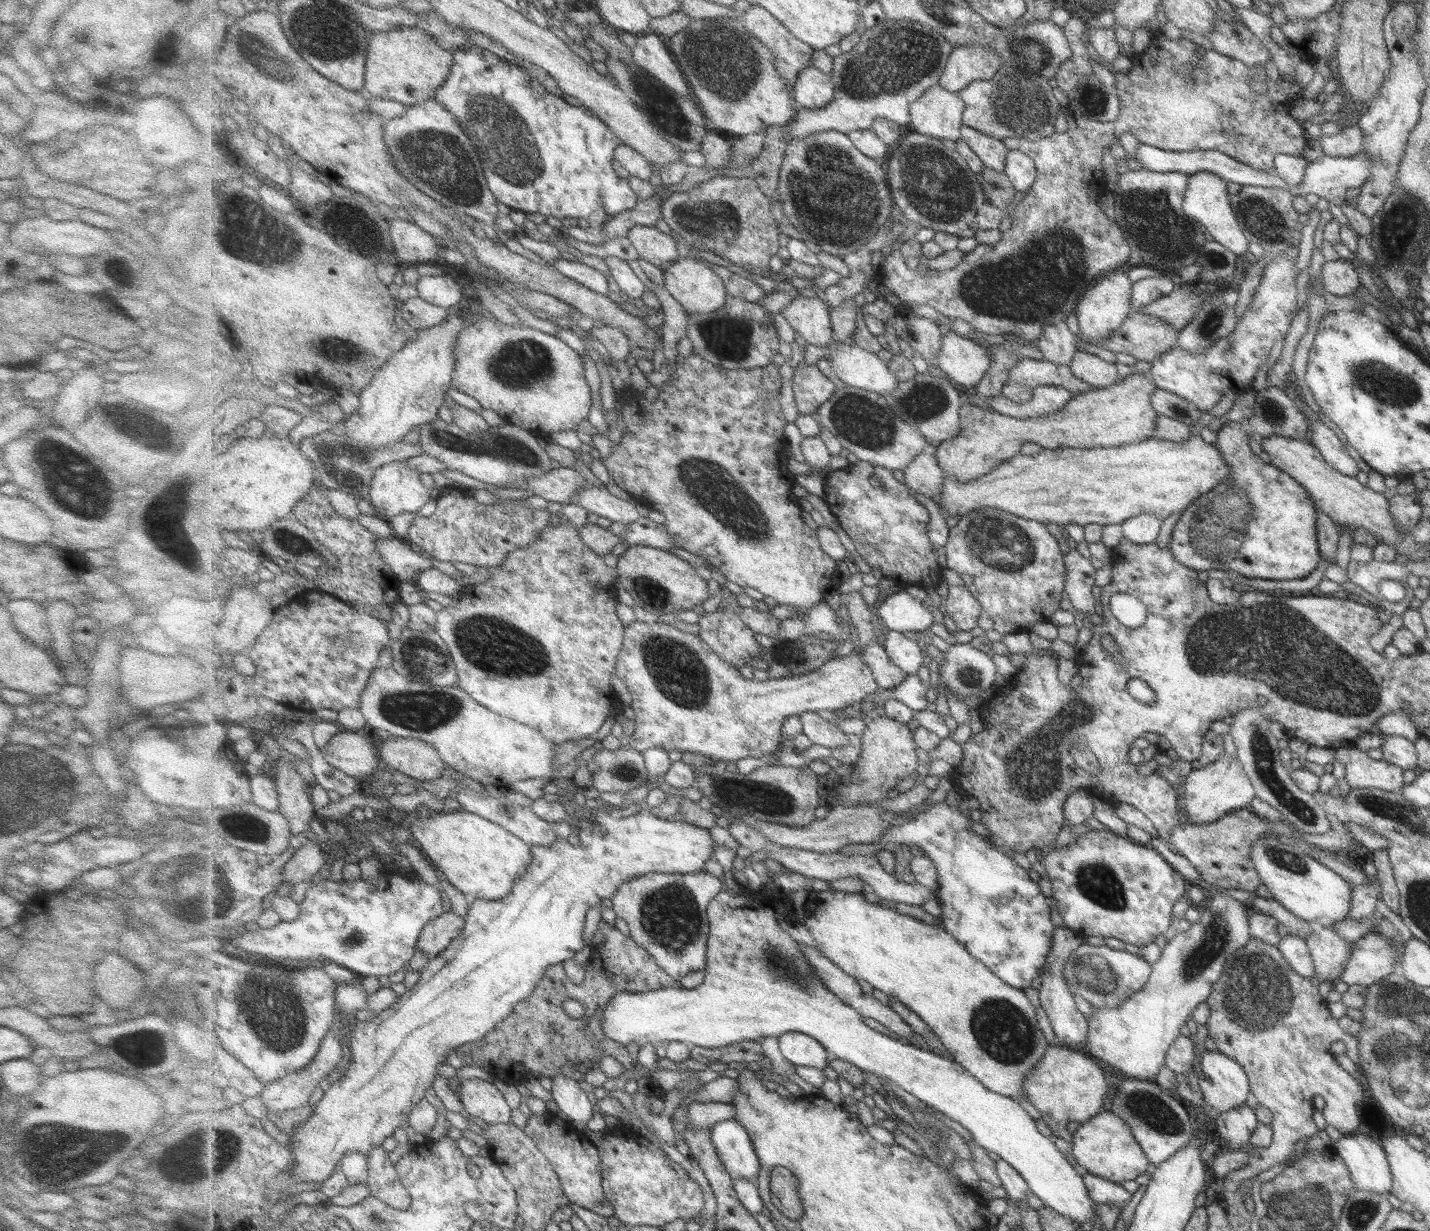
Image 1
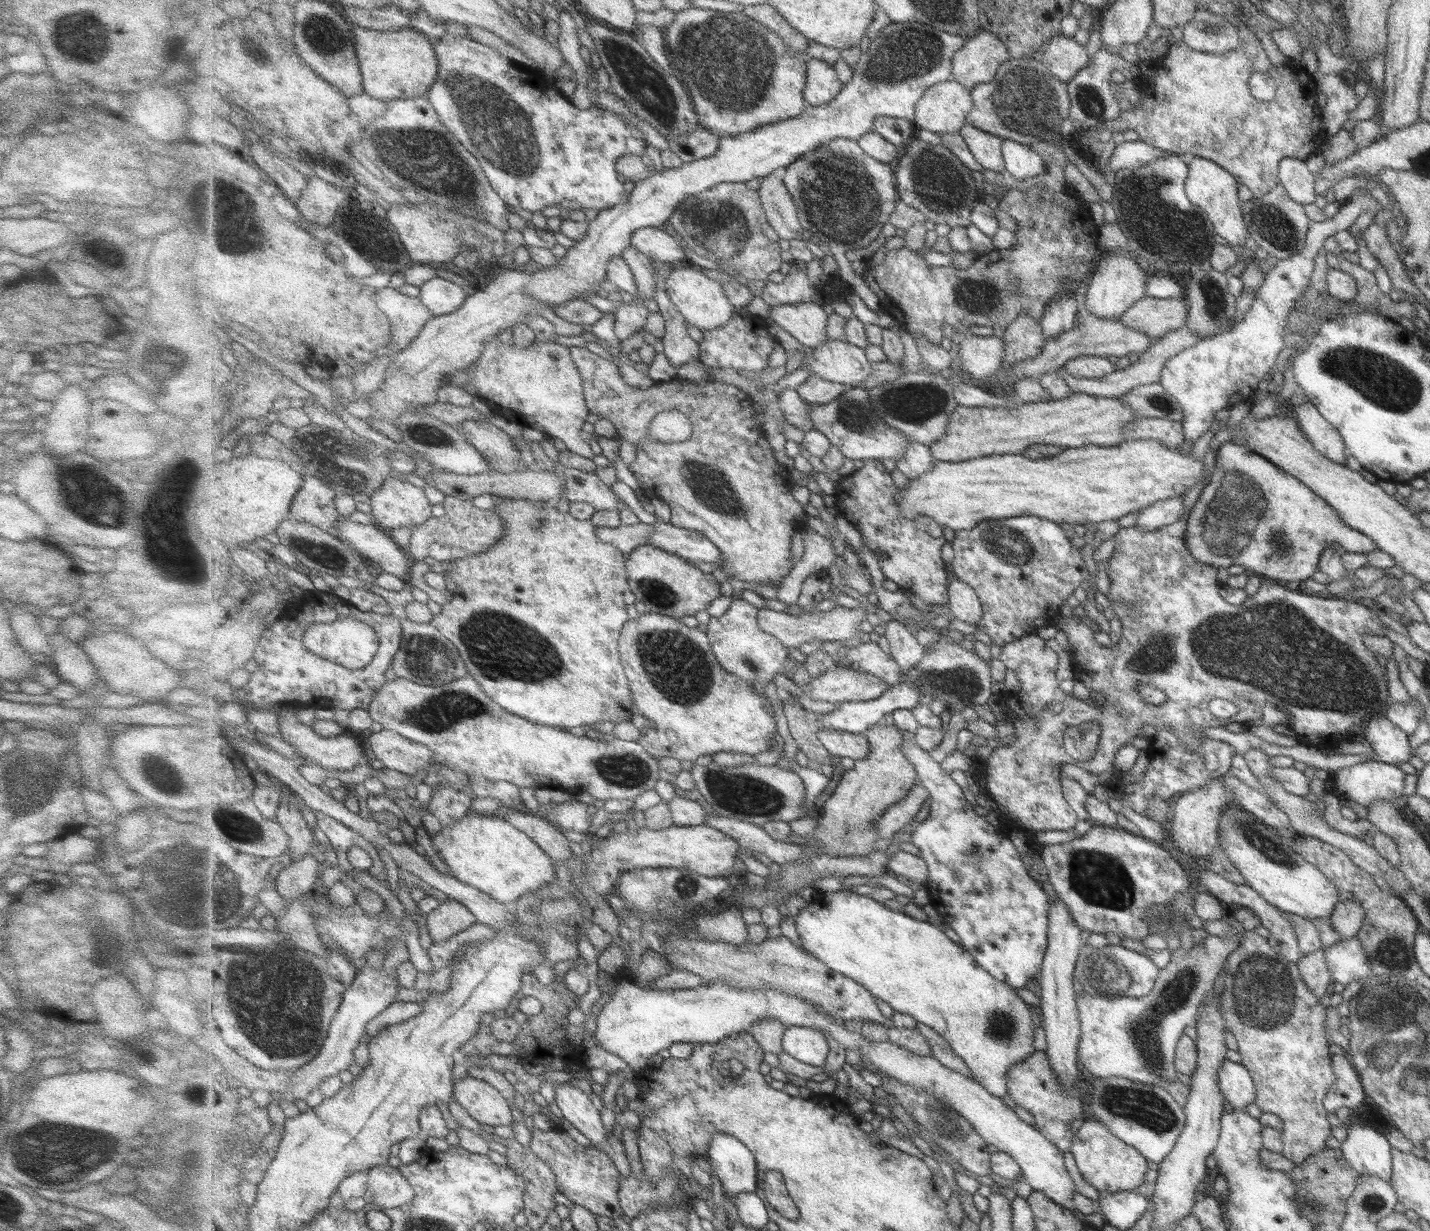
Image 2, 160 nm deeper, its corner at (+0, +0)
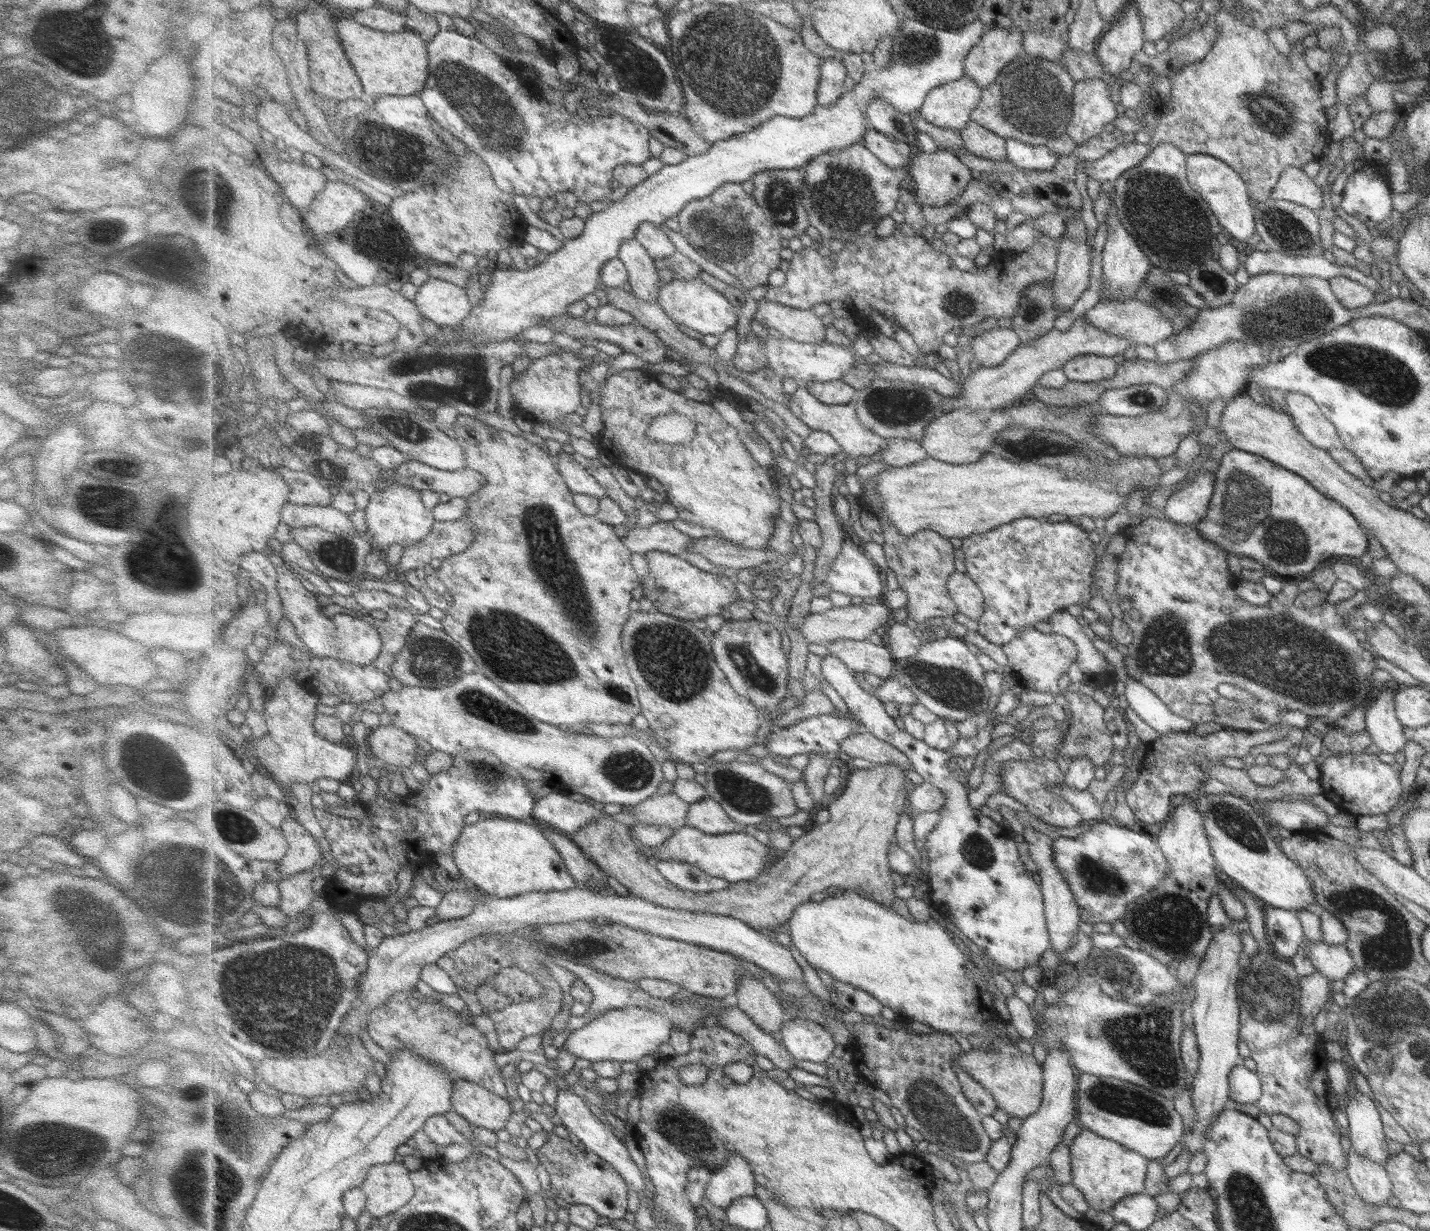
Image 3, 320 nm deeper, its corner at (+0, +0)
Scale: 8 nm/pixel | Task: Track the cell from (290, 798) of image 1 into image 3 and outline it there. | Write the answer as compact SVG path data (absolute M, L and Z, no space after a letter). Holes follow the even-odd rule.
M294 815L283 821L281 829L290 843L287 855L278 862L282 878L311 871L318 863L323 862L319 842L311 835L311 832L295 821Z

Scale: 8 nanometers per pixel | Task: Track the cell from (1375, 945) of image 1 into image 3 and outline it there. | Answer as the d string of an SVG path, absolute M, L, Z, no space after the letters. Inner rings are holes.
M1307 941L1304 955L1308 957L1314 970L1327 980L1343 980L1354 968L1354 962L1344 944L1329 946L1321 941Z

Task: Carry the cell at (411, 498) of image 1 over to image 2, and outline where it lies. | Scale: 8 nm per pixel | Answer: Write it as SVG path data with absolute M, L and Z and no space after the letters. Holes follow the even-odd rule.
M387 477L383 486L371 495L369 504L375 525L386 532L402 526L412 529L432 517L433 505L427 498L425 490L410 484L406 479L401 481L395 477Z

